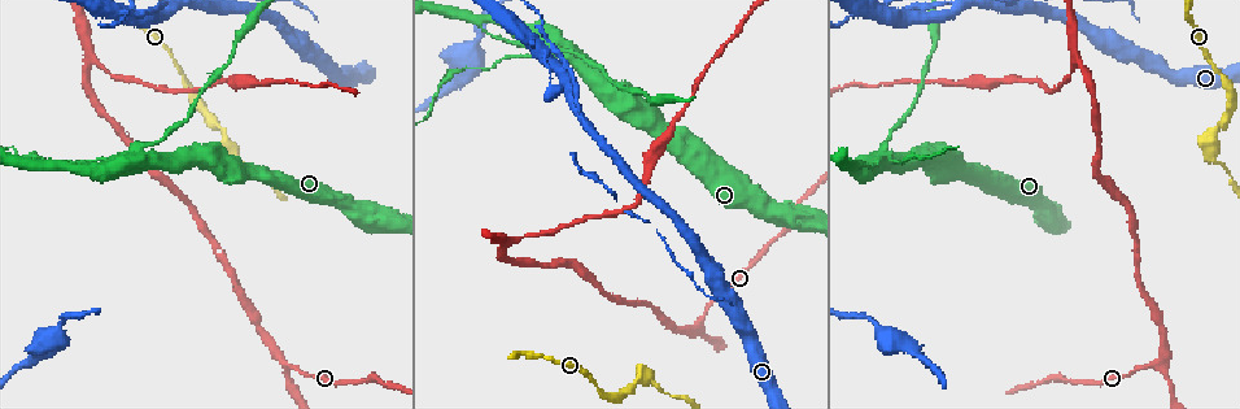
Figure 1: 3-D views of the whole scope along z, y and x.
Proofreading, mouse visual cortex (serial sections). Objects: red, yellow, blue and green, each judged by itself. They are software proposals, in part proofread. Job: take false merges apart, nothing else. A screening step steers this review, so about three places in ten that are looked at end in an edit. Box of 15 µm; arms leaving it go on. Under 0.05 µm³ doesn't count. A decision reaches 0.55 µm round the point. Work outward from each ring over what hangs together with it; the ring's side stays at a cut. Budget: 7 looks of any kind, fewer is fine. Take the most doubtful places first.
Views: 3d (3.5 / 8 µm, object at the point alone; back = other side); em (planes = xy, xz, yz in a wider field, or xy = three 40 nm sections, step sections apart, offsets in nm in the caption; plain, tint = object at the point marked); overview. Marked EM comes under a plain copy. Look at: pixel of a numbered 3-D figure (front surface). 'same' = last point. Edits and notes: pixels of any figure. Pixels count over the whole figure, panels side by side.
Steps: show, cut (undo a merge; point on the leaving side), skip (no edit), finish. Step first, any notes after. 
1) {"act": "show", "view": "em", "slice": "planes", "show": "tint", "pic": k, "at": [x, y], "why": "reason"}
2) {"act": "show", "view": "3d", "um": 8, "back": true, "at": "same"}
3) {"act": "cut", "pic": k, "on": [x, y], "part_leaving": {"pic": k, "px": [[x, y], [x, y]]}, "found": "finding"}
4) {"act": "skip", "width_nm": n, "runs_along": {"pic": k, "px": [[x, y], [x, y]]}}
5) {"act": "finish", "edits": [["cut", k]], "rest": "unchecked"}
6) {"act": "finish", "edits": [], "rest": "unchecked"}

{"act": "show", "view": "3d", "um": 3.5, "pic": 1, "at": [882, 155], "why": "small branch off a trunk"}

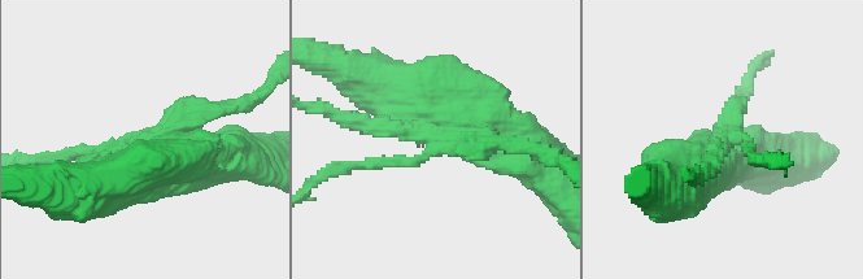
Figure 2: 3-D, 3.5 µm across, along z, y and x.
{"act": "show", "view": "em", "slice": "xy", "step": 3, "show": "tint", "pic": 2, "at": [164, 138]}

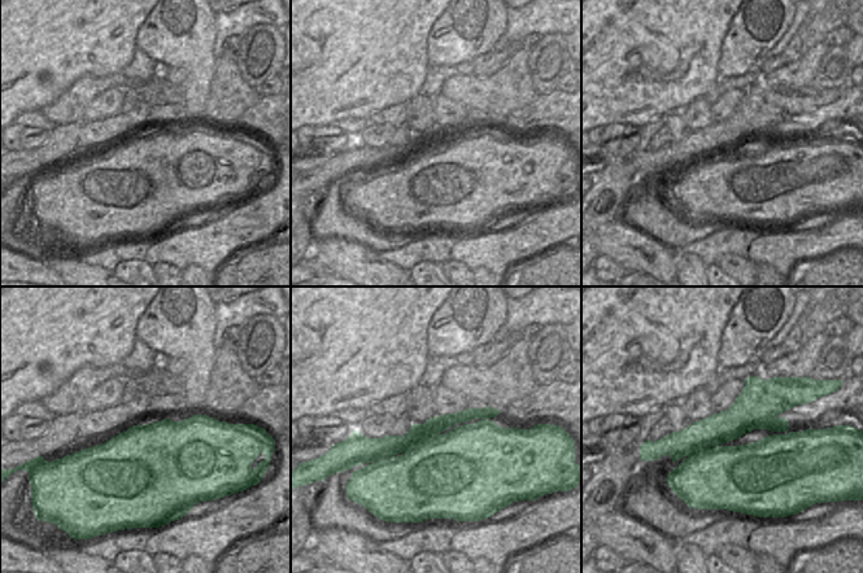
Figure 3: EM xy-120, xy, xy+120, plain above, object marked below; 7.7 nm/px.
{"act": "show", "view": "em", "slice": "xy", "step": 2, "show": "tint", "at": "same"}

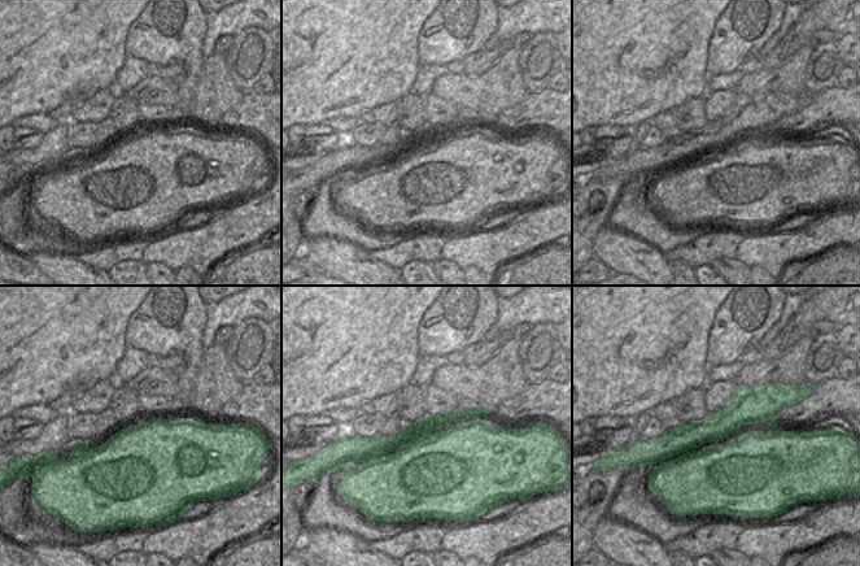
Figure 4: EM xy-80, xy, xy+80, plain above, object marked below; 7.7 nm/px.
{"act": "cut", "pic": 2, "on": [384, 162], "width_nm": 700, "part_leaving": {"pic": 2, "px": [[437, 145], [409, 162], [326, 173]]}, "found": "two cells meet here"}

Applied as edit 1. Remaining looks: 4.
{"act": "show", "view": "overview"}

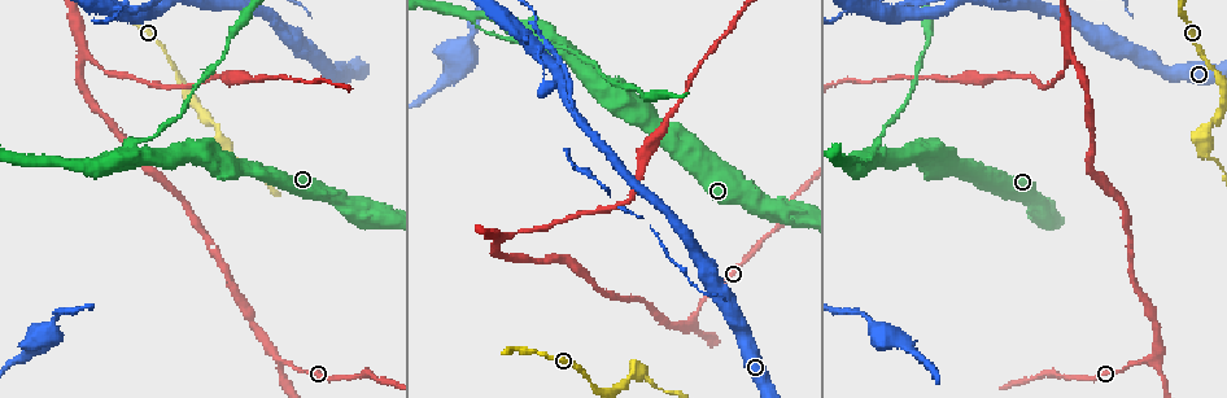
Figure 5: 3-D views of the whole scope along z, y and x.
{"act": "show", "view": "3d", "um": 3.5, "pic": 5, "at": [130, 11], "why": "sudden change in width"}

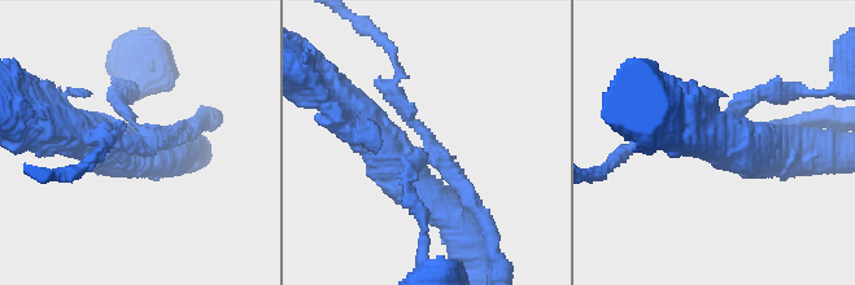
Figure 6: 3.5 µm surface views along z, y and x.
{"act": "show", "view": "em", "slice": "planes", "show": "tint", "pic": 6, "at": [423, 155], "arms": 4, "arm_widths_nm": [200, 200, 450, 500]}

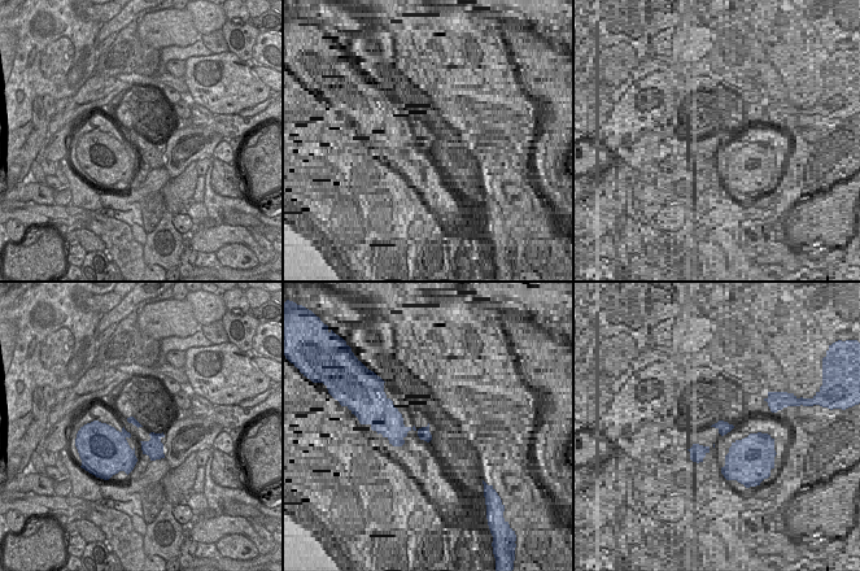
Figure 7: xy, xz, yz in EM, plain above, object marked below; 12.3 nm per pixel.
{"act": "cut", "pic": 6, "on": [753, 97], "part_leaving": {"pic": 6, "px": [[734, 113], [777, 90], [827, 93]]}, "found": "two cells meet here"}

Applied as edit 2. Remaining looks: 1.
{"act": "finish", "edits": [["cut", 2], ["cut", 6]], "rest": "unchecked"}

